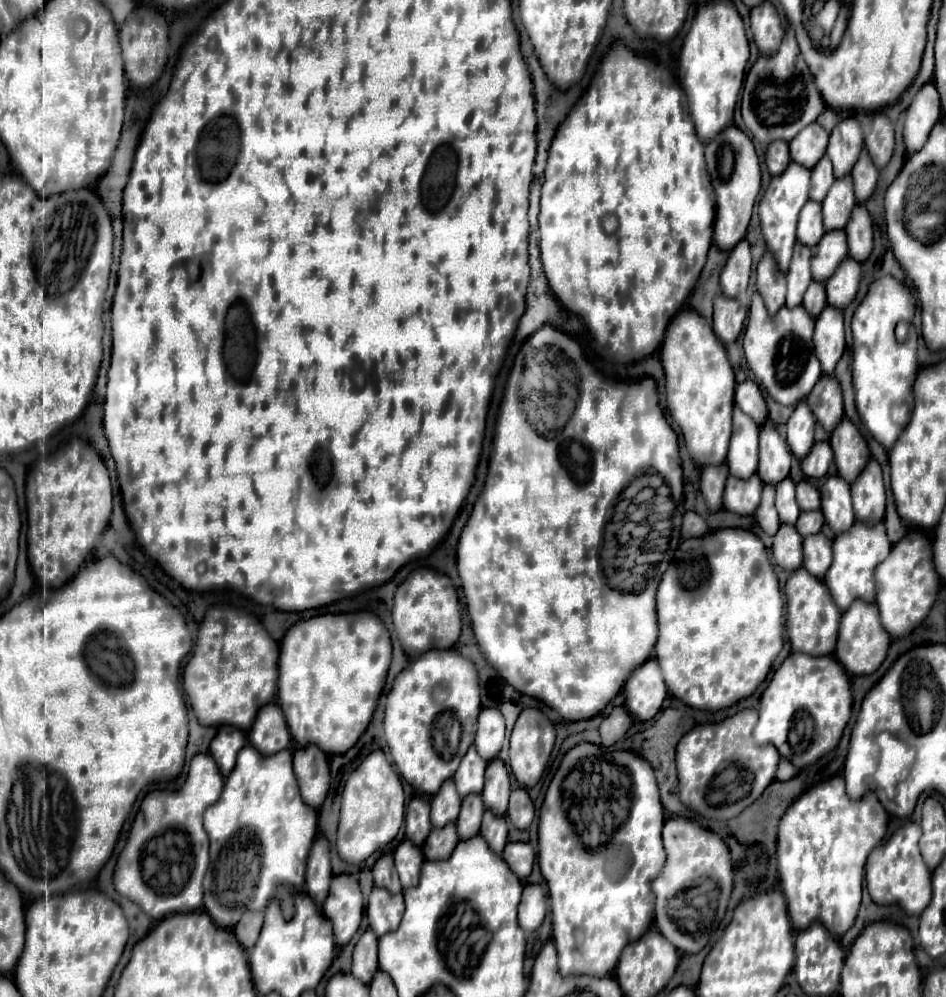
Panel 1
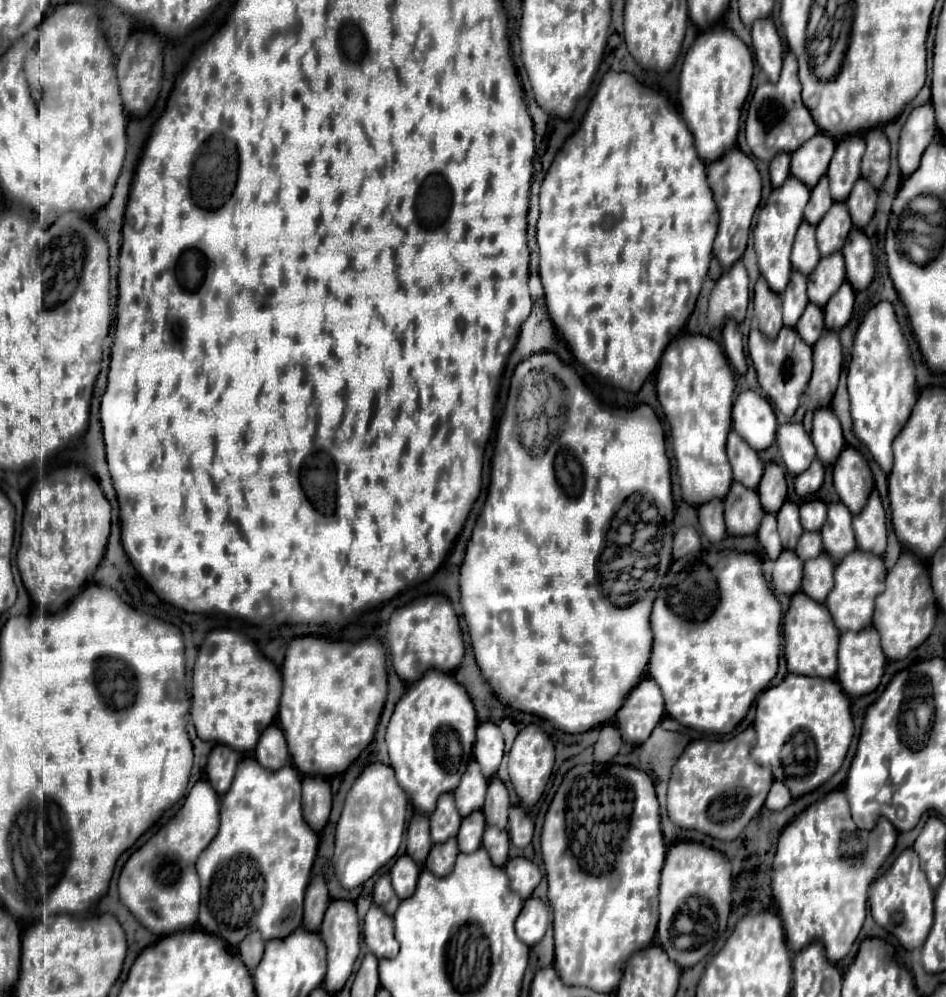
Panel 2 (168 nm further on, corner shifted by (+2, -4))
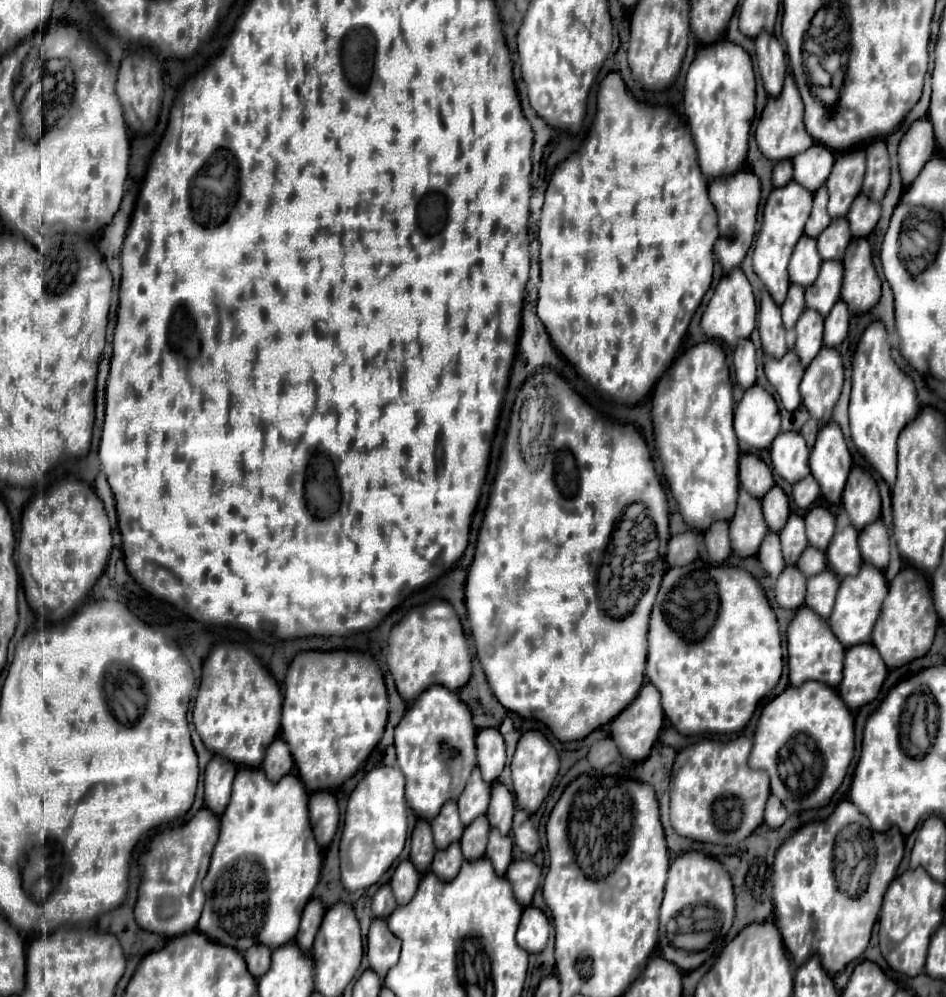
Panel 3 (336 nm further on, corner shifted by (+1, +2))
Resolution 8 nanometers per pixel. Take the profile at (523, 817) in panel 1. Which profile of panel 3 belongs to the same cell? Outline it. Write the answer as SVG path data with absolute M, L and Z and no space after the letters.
M516 811L514 815L514 825L512 825L512 837L514 837L514 843L528 855L534 855L540 847L540 841L538 841L538 831L536 827L532 825L530 821L530 815L526 811Z

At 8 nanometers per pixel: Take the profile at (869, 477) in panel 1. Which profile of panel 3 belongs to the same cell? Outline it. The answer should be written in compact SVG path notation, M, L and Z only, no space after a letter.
M878 519L878 523L870 523L870 527L866 527L866 531L860 531L858 535L858 543L860 543L860 553L862 553L862 561L870 563L878 569L886 569L890 553L888 553L888 529L884 527L882 519Z

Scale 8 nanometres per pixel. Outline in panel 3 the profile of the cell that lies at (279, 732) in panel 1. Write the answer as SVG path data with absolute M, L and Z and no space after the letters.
M282 737L274 739L274 743L270 743L270 751L266 751L262 769L272 781L278 781L282 775L290 773L292 767L294 767L294 761L292 761L290 749L286 747L286 743L282 743Z

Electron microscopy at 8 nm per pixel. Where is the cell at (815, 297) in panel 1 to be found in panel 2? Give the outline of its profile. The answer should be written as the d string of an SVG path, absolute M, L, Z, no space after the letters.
M809 303L809 305L805 307L805 313L801 315L801 319L797 321L795 331L799 333L799 337L801 337L807 345L813 347L813 345L817 343L817 339L821 337L821 333L823 333L823 311L821 311L817 305Z

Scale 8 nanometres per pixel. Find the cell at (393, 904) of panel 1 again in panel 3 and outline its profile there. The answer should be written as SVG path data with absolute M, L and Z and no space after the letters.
M372 919L368 933L368 959L370 967L384 977L386 971L396 965L400 953L400 939L388 929L386 919Z

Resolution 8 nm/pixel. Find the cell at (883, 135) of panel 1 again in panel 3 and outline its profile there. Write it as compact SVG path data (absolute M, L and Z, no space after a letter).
M882 139L872 141L866 145L866 175L862 191L870 197L880 201L890 183L890 159L886 151L886 143Z

